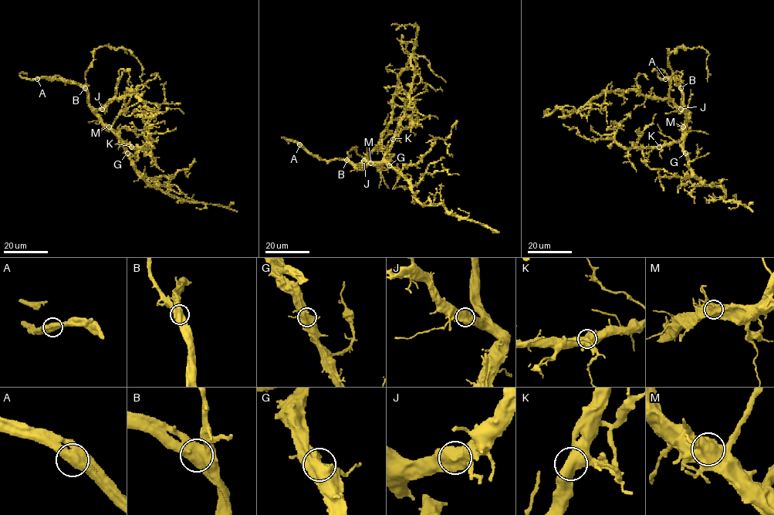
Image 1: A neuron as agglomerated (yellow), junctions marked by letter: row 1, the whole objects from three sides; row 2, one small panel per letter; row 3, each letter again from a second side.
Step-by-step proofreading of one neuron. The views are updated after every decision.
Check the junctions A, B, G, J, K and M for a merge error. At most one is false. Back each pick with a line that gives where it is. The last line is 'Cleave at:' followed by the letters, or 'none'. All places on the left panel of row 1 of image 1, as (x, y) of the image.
Cleave at: none

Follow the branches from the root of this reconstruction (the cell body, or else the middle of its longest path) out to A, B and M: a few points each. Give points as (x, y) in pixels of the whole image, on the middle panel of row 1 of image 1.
A: (361, 167), (359, 169), (353, 163), (344, 160), (320, 160), (299, 145)
B: (361, 167), (359, 169), (346, 160)
M: (361, 167), (371, 163)

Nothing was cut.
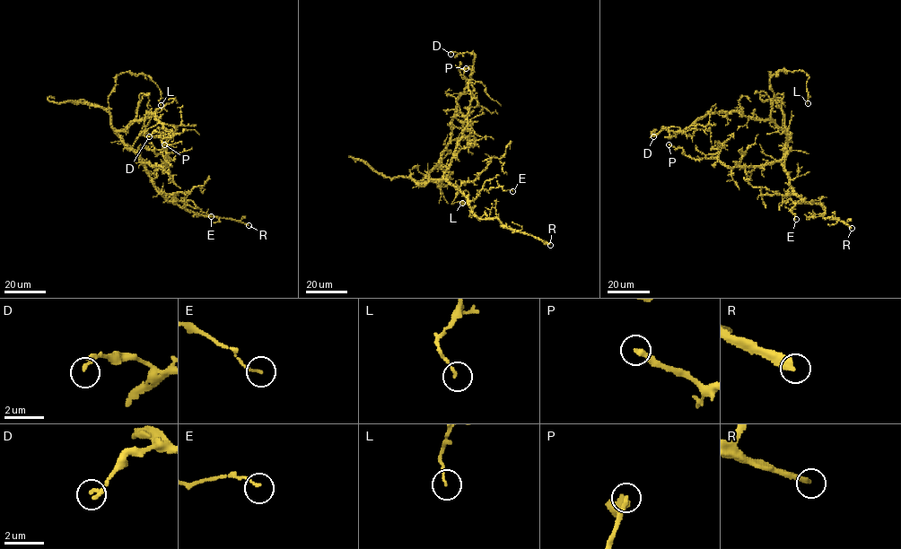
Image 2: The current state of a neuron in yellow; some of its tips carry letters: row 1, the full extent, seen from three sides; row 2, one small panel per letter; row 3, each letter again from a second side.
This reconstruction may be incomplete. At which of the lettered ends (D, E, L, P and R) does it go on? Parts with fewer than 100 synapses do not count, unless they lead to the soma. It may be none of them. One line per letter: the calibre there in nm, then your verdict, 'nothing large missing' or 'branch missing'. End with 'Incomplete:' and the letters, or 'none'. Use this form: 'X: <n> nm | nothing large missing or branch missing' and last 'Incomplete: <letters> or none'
D: 160 nm | nothing large missing
E: 120 nm | nothing large missing
L: 110 nm | nothing large missing
P: 240 nm | nothing large missing
R: 340 nm | branch missing
Incomplete: R

